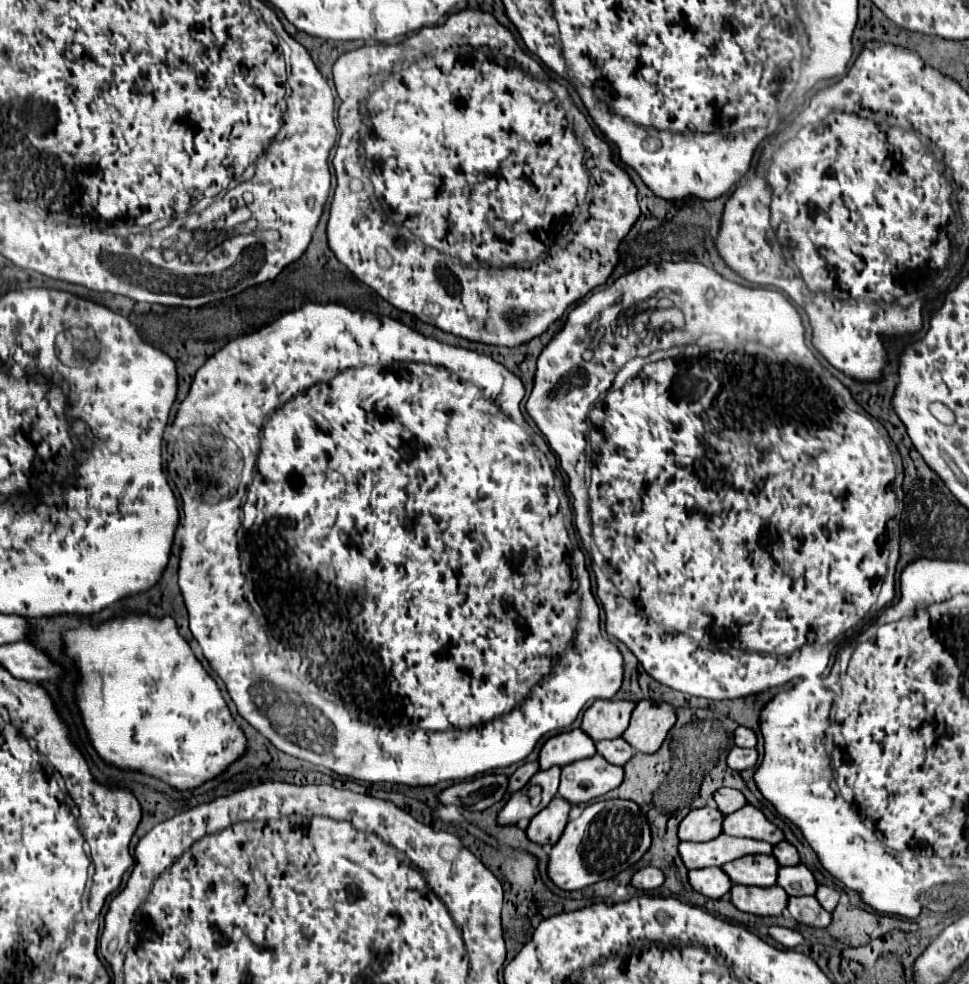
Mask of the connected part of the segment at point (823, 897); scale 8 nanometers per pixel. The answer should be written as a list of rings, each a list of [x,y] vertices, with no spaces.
[[[820,885],[818,889],[816,889],[816,901],[828,911],[828,913],[832,913],[834,911],[834,907],[836,907],[836,903],[838,903],[838,893],[834,891],[834,889],[830,889],[830,887],[824,887],[824,885]]]

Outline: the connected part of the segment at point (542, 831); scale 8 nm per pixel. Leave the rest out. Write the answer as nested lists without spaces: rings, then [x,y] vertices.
[[[554,797],[546,809],[542,809],[536,817],[532,817],[526,835],[530,841],[538,845],[554,845],[558,841],[558,835],[562,835],[562,829],[568,823],[568,811],[570,805],[562,801],[562,797]]]

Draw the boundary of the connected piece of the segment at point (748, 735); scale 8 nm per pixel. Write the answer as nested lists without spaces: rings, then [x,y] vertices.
[[[738,727],[734,731],[734,745],[736,747],[756,747],[756,733],[746,727]]]

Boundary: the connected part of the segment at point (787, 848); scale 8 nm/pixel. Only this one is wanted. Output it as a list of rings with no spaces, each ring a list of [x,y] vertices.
[[[780,841],[780,843],[776,843],[774,847],[772,847],[772,855],[776,857],[776,861],[778,861],[778,865],[798,865],[800,863],[800,857],[798,857],[798,851],[790,845],[790,843],[786,843],[786,841]]]

